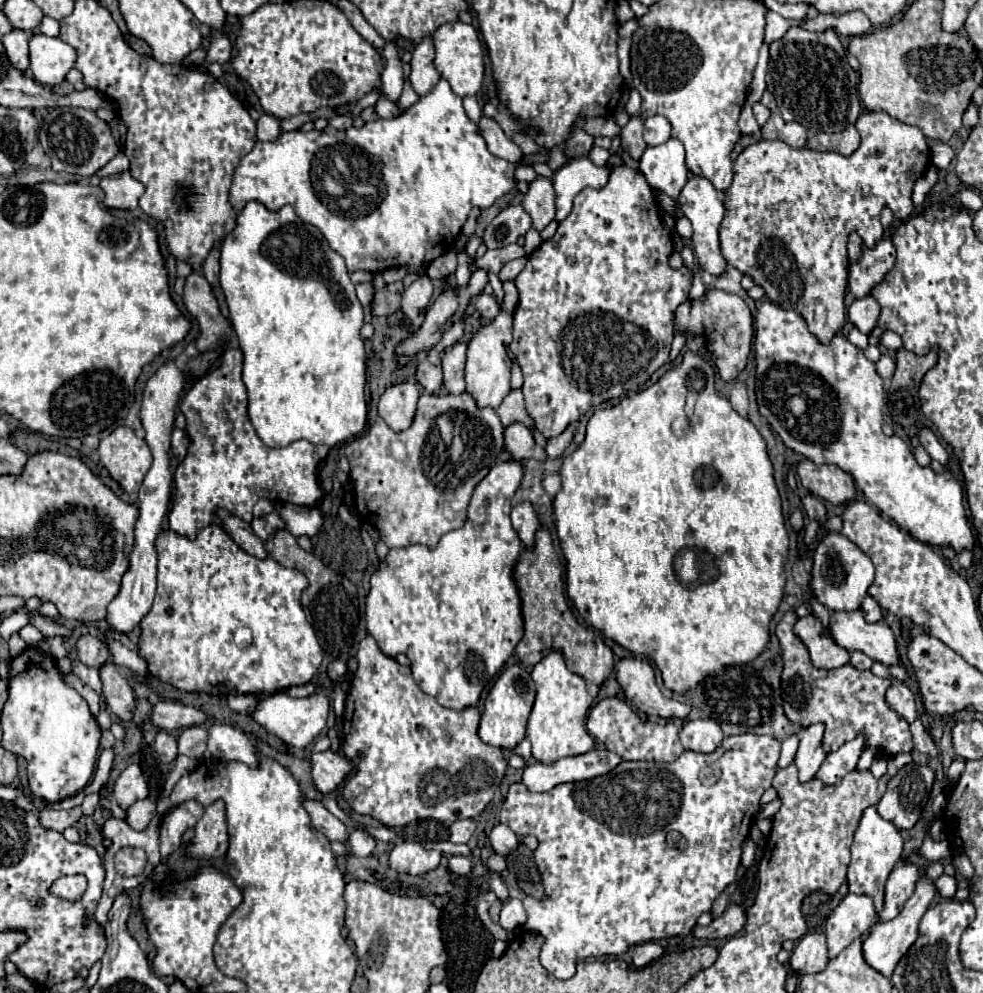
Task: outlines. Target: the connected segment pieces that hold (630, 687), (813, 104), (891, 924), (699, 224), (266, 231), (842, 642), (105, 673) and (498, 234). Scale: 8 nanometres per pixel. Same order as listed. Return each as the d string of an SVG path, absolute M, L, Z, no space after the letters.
M624 657L614 665L616 681L620 683L626 699L642 713L658 715L664 719L686 719L690 713L688 703L666 699L656 685L656 677L650 675L650 661L644 657Z
M790 27L782 39L770 43L770 63L766 73L768 89L774 91L778 109L784 117L784 121L796 121L802 123L810 133L820 131L844 131L848 123L856 123L860 115L860 101L858 101L858 73L848 65L844 47L836 35L834 29L826 29L822 33L810 33L802 27Z
M922 877L916 885L916 891L914 895L906 901L904 909L898 913L896 919L890 919L888 923L874 923L870 927L870 933L868 937L864 939L862 943L862 953L864 953L864 961L876 969L878 973L882 973L884 977L890 977L894 967L898 965L898 961L902 959L902 955L912 947L912 943L916 941L918 937L918 923L922 919L922 915L928 911L932 899L934 899L934 893L936 893L936 887L934 883L928 879L928 877Z
M702 177L688 179L688 183L686 183L686 187L682 189L682 195L680 195L680 205L682 205L684 215L692 221L692 227L694 227L692 243L694 243L694 253L698 257L698 265L704 271L708 271L708 273L712 273L716 277L722 275L726 271L726 259L720 253L718 229L720 229L720 221L724 217L724 205L716 195L714 185L708 179L702 179Z
M250 201L244 205L244 209L238 213L236 227L224 237L222 241L222 257L220 257L220 285L226 295L228 311L230 311L230 323L236 331L236 337L240 341L240 349L244 353L244 371L242 381L248 389L248 413L250 421L258 433L258 437L268 447L284 447L294 443L296 439L306 439L316 445L340 445L348 439L354 439L360 435L366 427L366 399L364 399L364 387L366 387L366 351L364 351L364 339L360 337L360 329L364 325L364 307L356 297L354 283L350 281L346 263L342 255L330 249L324 235L310 223L304 223L290 205L284 205L280 211L270 211L258 201Z
M860 609L832 613L830 631L834 641L848 651L862 651L870 655L870 659L888 667L902 665L892 629L884 621L866 623Z
M106 661L100 667L100 679L102 679L102 695L106 697L106 705L110 713L116 715L118 719L132 721L132 713L136 705L134 691L112 661Z
M510 205L500 211L484 231L484 243L488 249L500 249L518 241L530 229L530 215L520 205Z

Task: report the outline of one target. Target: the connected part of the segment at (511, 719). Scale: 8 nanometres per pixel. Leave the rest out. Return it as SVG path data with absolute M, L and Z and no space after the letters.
M522 665L506 667L484 701L484 713L478 729L480 739L500 749L514 749L526 737L526 719L530 717L530 707L534 705L534 691L534 681L530 679L528 669Z

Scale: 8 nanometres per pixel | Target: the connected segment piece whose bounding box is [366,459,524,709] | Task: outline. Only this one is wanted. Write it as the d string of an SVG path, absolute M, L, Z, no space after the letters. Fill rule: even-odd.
M514 459L496 463L476 485L468 507L468 521L462 529L446 533L434 549L428 545L390 549L370 579L370 593L366 597L368 633L386 655L396 657L398 653L404 653L412 661L412 673L418 687L448 709L474 707L484 685L504 667L522 639L520 597L512 581L512 565L522 551L522 541L510 523L512 497L522 475L522 463Z

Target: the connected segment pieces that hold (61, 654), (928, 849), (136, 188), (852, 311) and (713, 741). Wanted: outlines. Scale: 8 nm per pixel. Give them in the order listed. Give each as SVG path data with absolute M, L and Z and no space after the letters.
M60 636L49 637L47 641L53 657L61 659L69 656L69 651L64 647Z
M930 837L924 839L920 851L918 851L924 859L928 861L940 861L940 859L946 859L946 857L952 857L952 849L950 849L950 843L948 841L932 841Z
M130 171L118 173L118 175L108 175L100 181L100 187L106 195L104 203L106 207L112 209L136 209L138 199L144 193L144 185L130 175Z
M866 295L862 299L854 299L854 303L848 307L848 319L862 333L870 333L876 327L878 311L880 311L878 301L872 295Z
M712 719L688 721L680 731L680 741L688 751L712 753L722 743L722 729Z

